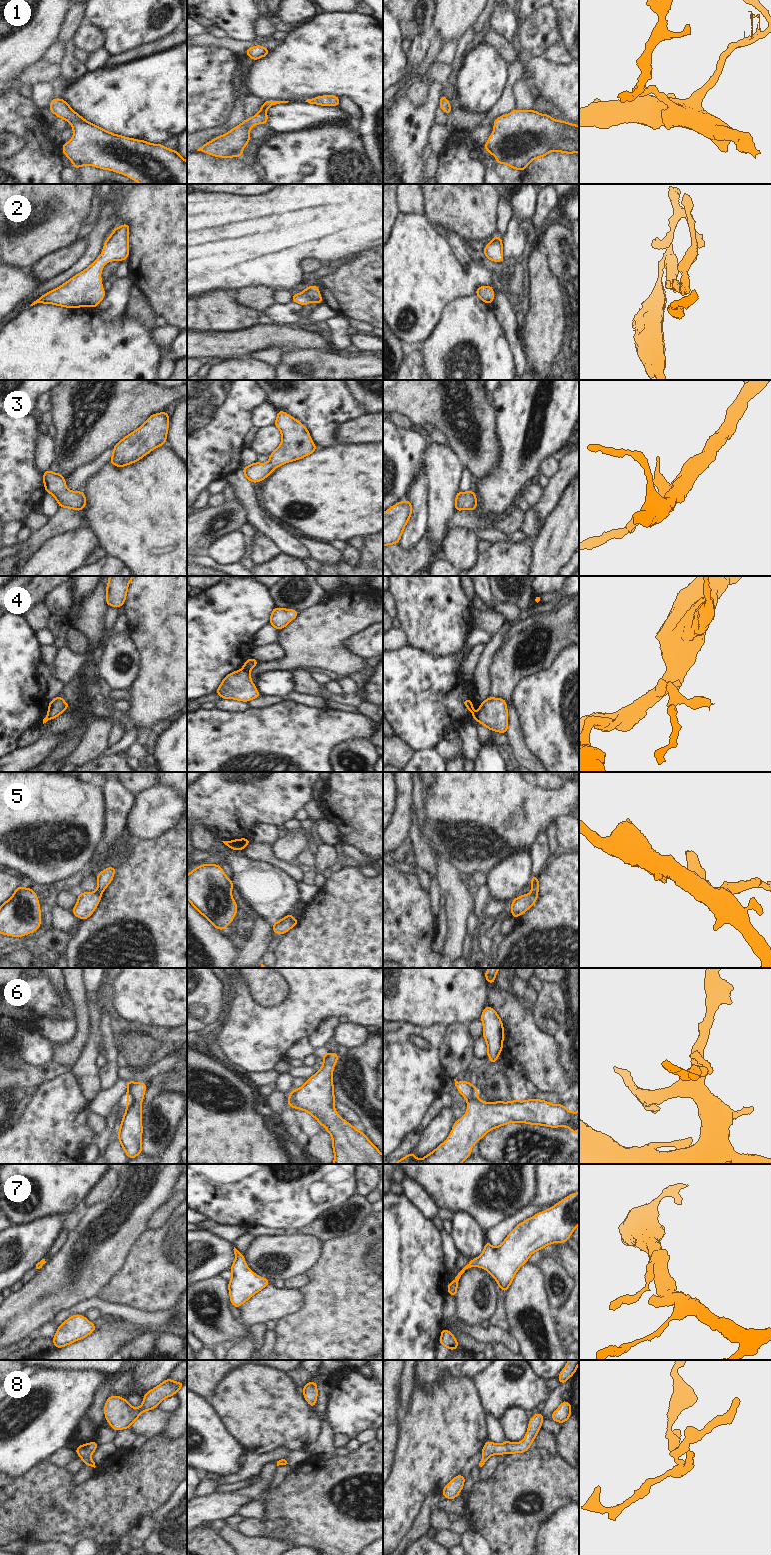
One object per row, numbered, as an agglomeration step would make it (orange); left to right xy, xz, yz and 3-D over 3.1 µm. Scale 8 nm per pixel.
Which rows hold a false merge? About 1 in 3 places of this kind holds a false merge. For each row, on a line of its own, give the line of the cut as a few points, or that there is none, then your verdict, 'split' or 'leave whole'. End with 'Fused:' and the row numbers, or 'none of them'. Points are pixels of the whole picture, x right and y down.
1: no cut; leave whole
2: no cut; leave whole
3: no cut; leave whole
4: cut in xz along (242, 668), (248, 673); split
5: cut in yz along (531, 892), (537, 893); split
6: no cut; leave whole
7: no cut; leave whole
8: no cut; leave whole
Fused: 4, 5

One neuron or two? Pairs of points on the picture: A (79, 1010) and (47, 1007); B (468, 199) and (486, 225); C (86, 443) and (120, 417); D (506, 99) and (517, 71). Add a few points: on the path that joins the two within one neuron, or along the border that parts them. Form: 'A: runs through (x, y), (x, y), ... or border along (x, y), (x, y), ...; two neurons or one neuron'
A: border along (64, 983), (72, 1005); two neurons
B: runs through (468, 205), (480, 219); one neuron
C: runs through (94, 435), (112, 417); one neuron
D: runs through (507, 92), (511, 78); one neuron

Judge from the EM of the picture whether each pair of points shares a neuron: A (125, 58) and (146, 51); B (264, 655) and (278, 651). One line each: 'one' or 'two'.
A: one
B: one

